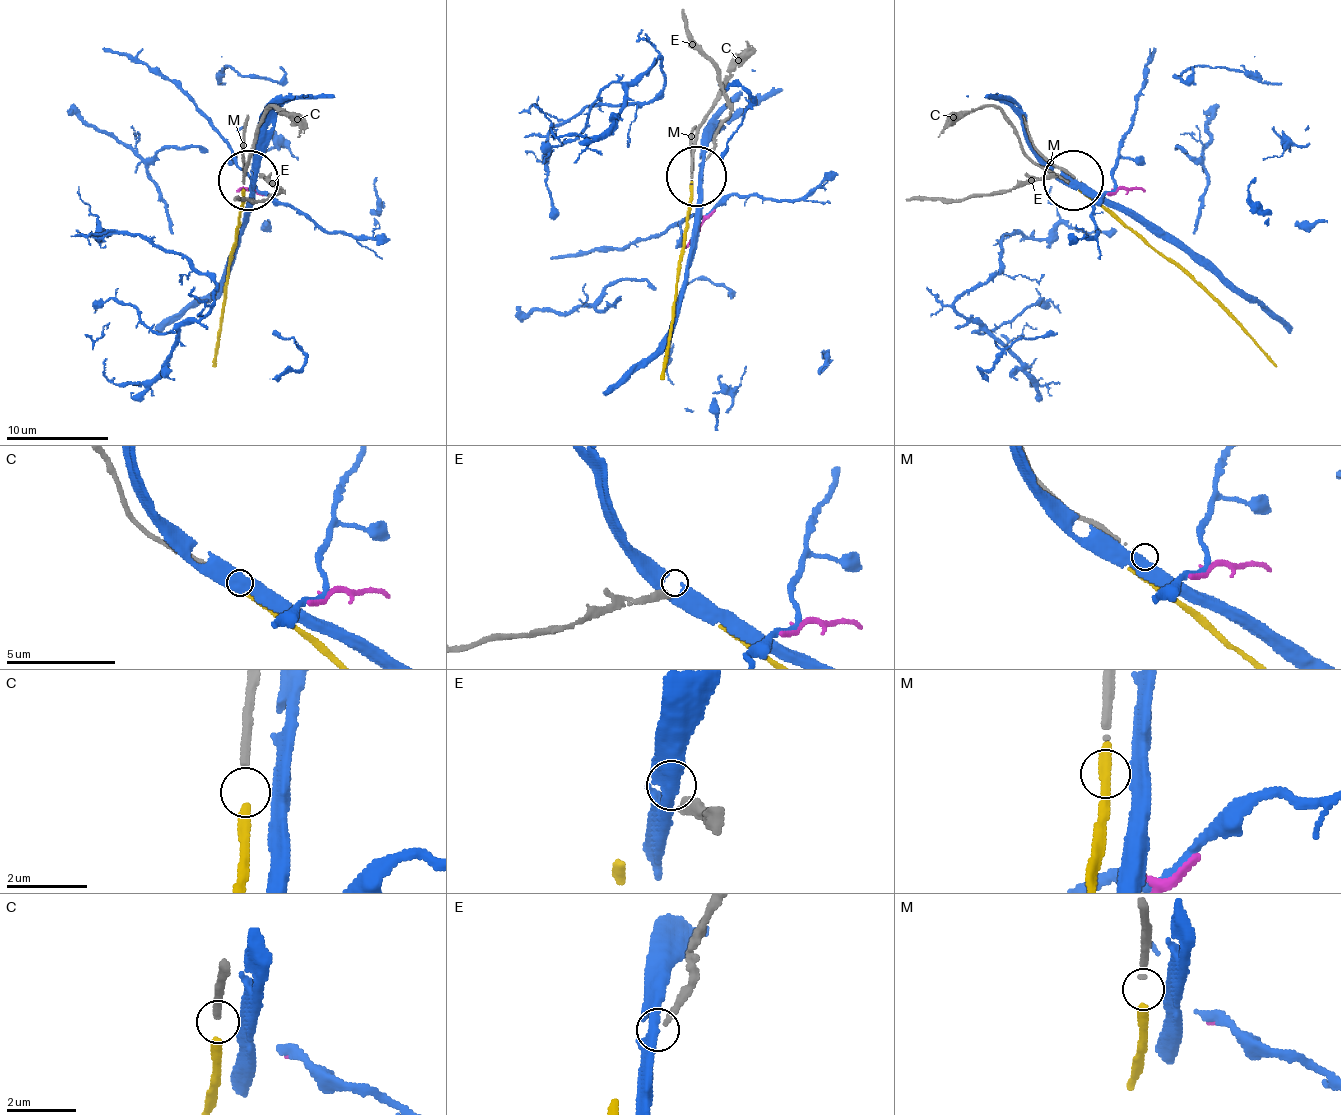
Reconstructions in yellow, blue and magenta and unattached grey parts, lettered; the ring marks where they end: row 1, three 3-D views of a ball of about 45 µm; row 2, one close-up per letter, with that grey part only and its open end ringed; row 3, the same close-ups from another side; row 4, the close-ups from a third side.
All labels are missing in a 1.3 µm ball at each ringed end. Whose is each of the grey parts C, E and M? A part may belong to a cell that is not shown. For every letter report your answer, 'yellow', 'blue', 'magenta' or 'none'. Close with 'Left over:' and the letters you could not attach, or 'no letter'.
C: yellow
E: none
M: none
Left over: E, M

